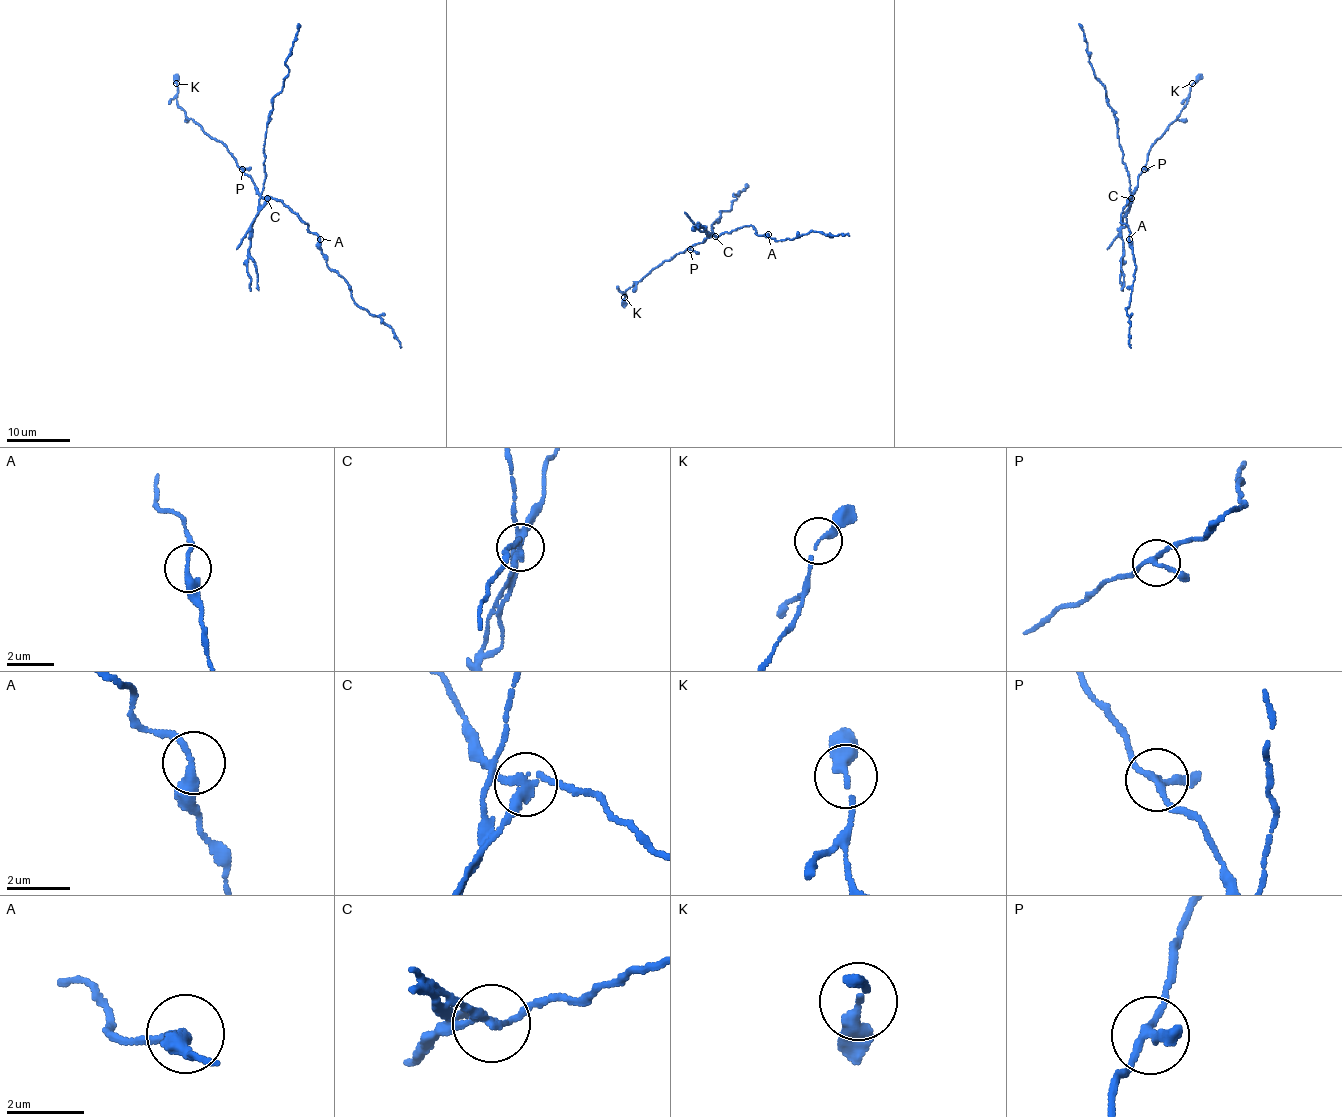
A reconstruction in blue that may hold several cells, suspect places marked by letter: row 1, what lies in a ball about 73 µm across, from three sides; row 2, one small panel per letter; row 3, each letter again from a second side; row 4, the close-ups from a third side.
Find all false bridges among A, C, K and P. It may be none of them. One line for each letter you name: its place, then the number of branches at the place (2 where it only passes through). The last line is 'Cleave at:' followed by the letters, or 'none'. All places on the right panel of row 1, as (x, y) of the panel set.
C: at (1131, 198); 3 branches meet
Cleave at: C

